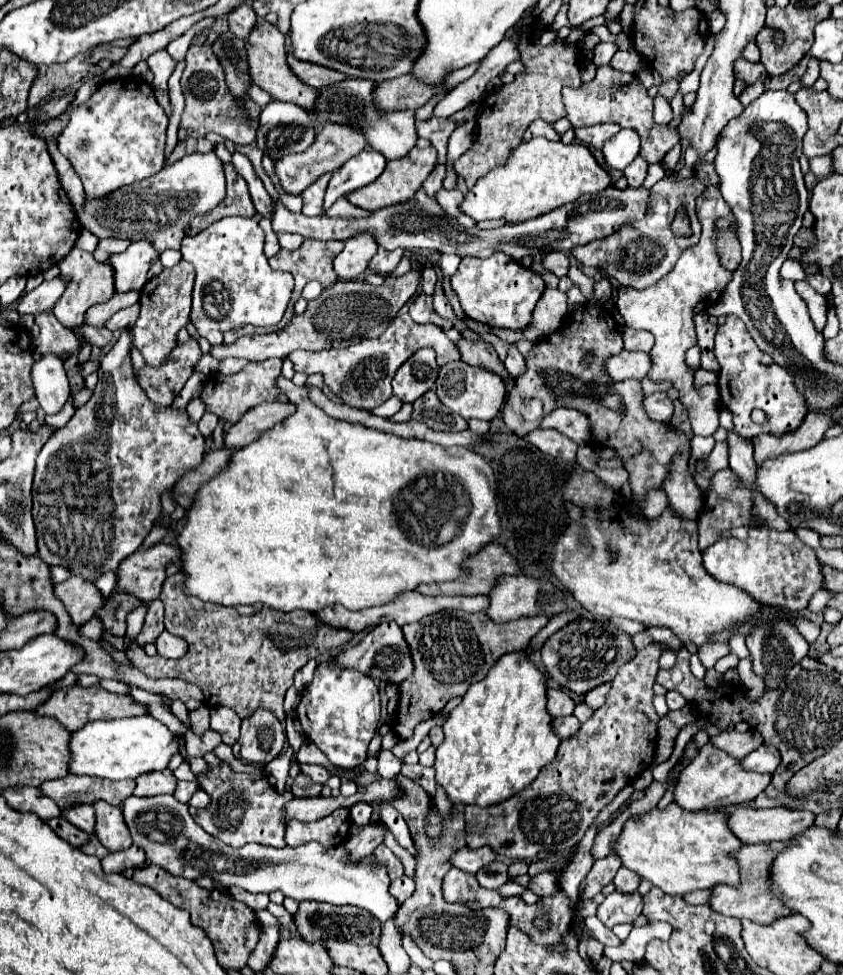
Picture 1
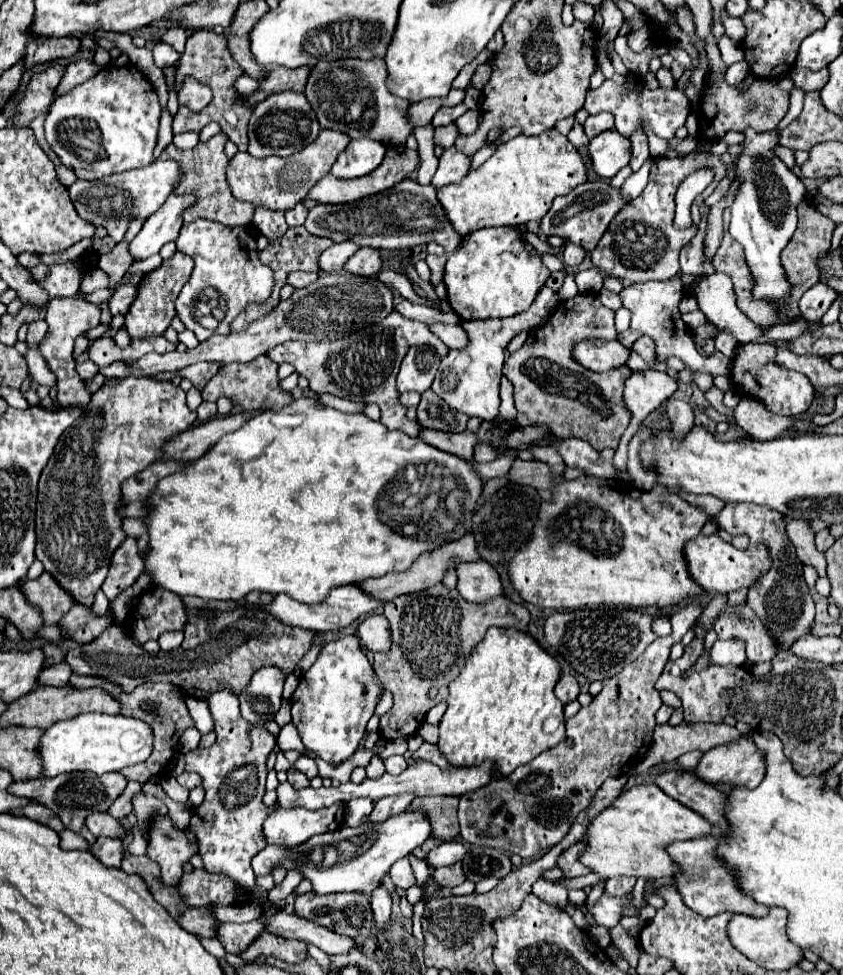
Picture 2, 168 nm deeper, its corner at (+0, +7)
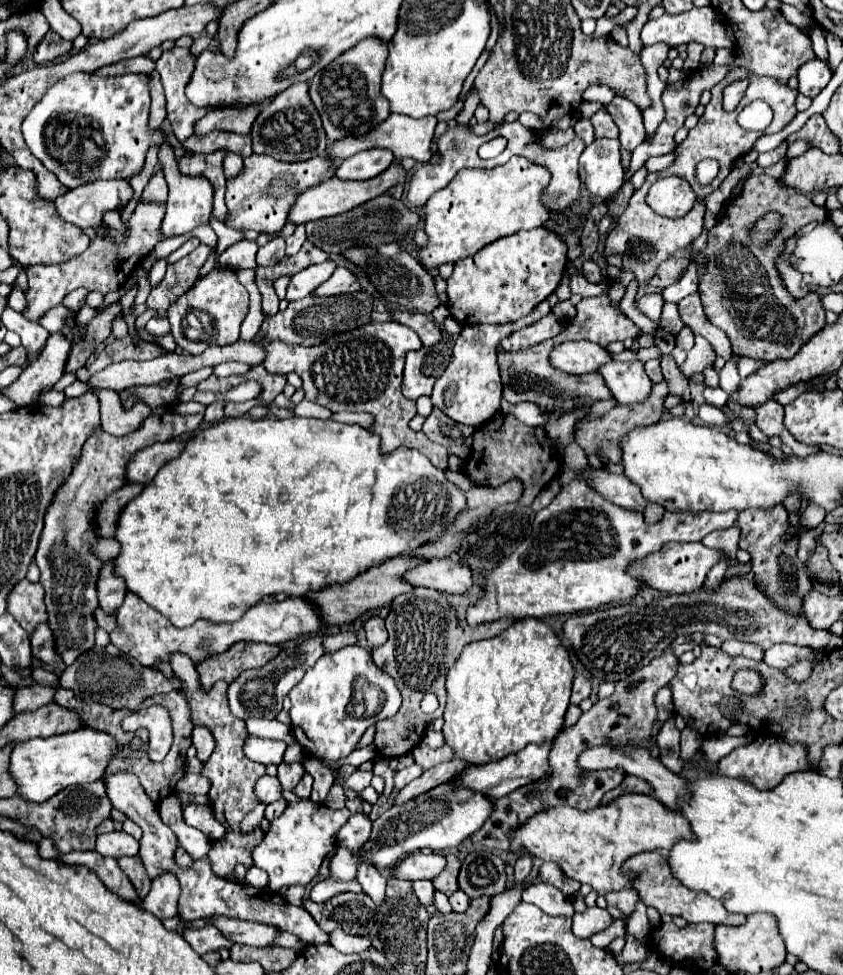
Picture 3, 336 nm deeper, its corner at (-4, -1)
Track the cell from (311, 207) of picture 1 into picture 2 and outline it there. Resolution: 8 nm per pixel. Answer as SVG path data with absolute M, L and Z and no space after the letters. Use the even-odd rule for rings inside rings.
M300 202L300 204L294 206L290 212L286 212L286 222L288 222L288 226L290 226L290 228L302 226L304 220L306 220L306 214L308 214L308 210L306 210L304 204Z

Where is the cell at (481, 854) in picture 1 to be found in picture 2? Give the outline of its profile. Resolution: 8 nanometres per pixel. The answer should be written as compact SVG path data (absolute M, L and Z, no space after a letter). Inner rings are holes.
M442 842L436 848L428 850L426 854L426 864L432 868L440 868L440 866L450 866L454 862L460 862L462 856L466 854L466 848L458 842Z

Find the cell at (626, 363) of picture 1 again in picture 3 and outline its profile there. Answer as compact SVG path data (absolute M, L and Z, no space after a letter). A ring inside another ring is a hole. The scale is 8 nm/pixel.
M586 340L562 342L550 352L550 362L568 374L582 376L582 374L598 372L602 364L612 362L612 354L606 348Z

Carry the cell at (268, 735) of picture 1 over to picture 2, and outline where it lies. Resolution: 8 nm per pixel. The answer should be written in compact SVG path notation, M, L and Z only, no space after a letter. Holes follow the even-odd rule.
M276 666L258 668L248 686L238 694L240 714L252 722L264 726L274 718L280 708L282 684L286 680L286 672Z

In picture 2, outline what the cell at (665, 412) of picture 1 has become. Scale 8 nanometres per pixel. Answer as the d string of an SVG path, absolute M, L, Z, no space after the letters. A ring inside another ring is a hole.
M654 368L634 372L626 378L624 384L624 404L632 414L630 426L622 434L613 458L614 465L620 472L626 470L627 448L630 438L640 428L640 422L654 412L664 400L668 400L676 392L676 380L668 372L660 372Z

